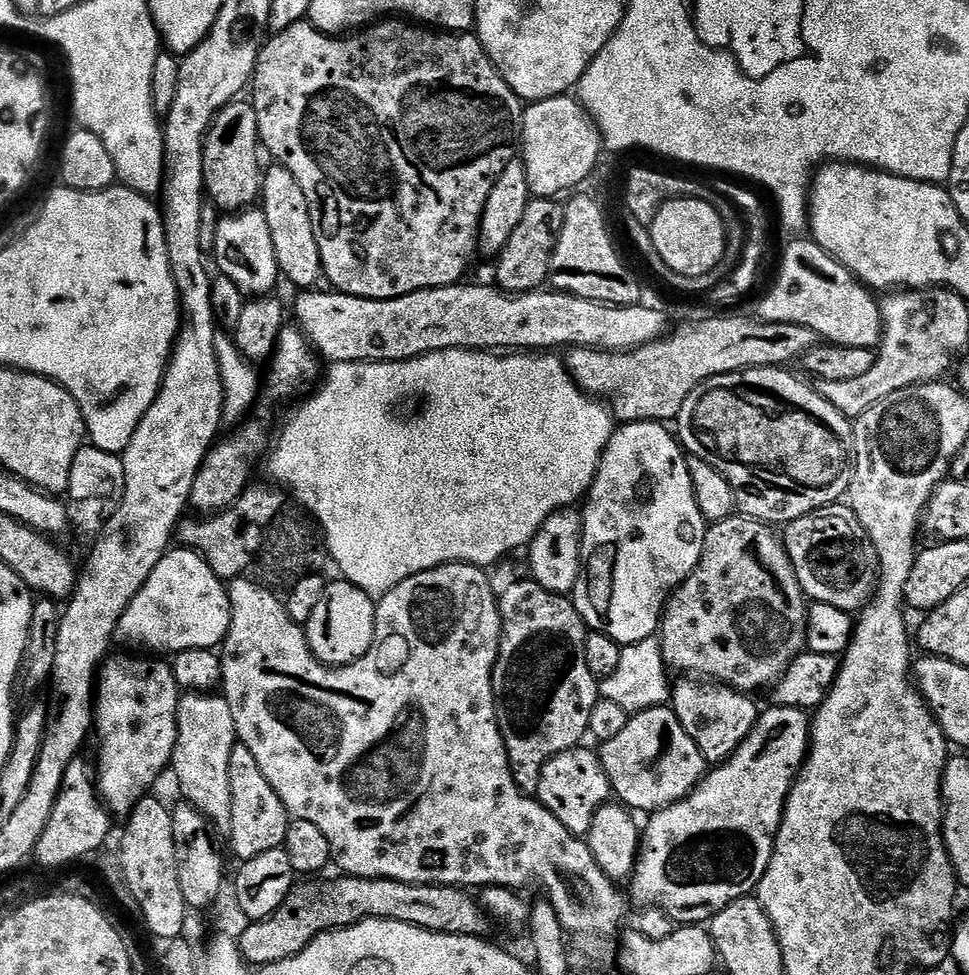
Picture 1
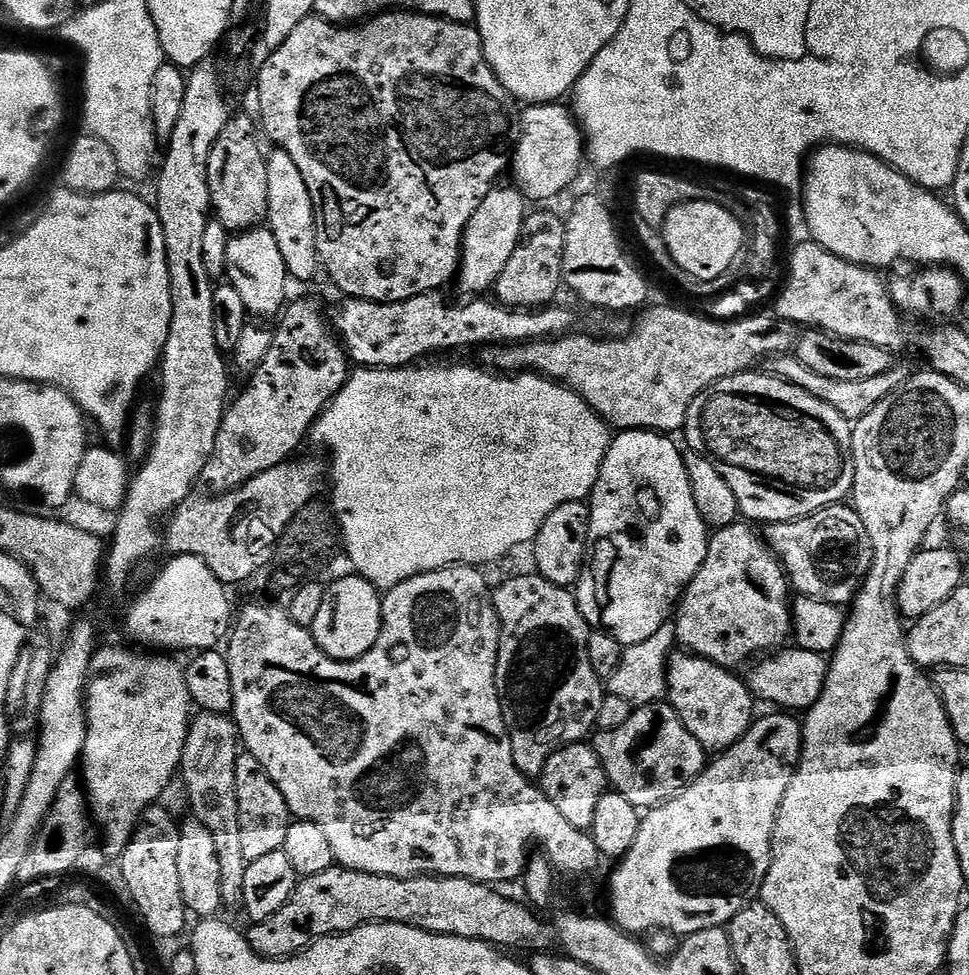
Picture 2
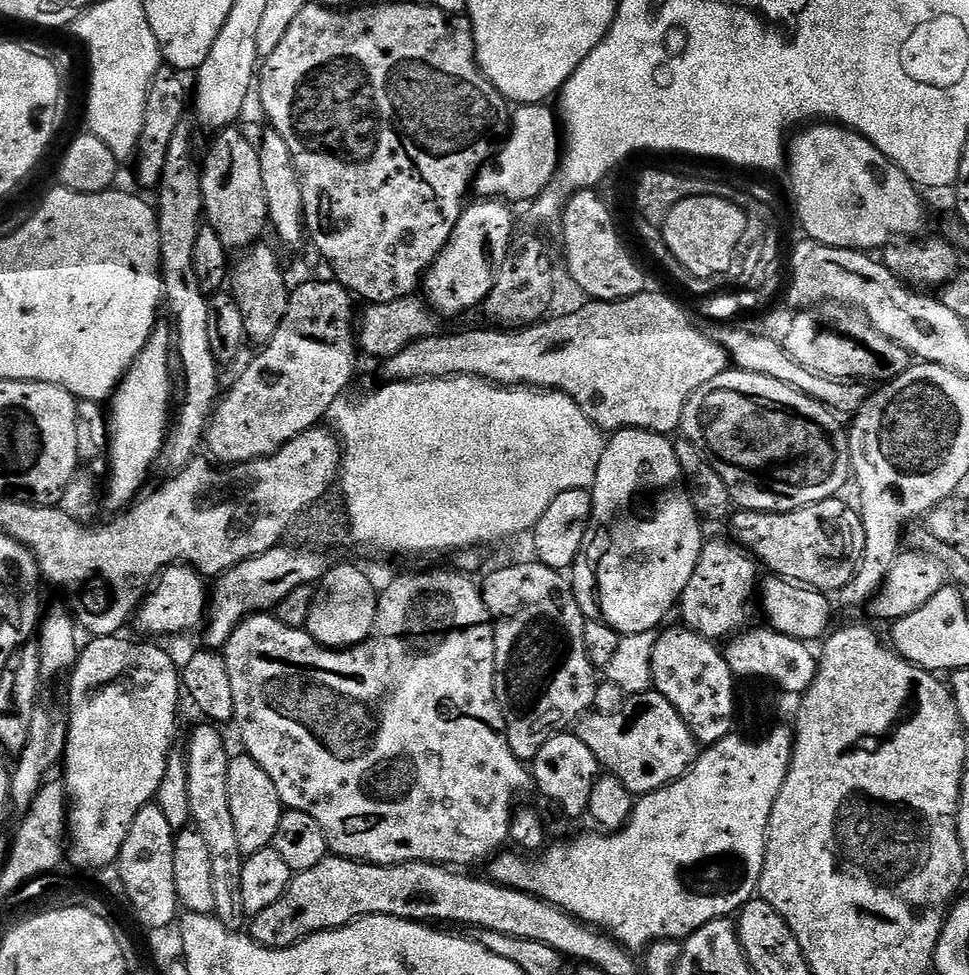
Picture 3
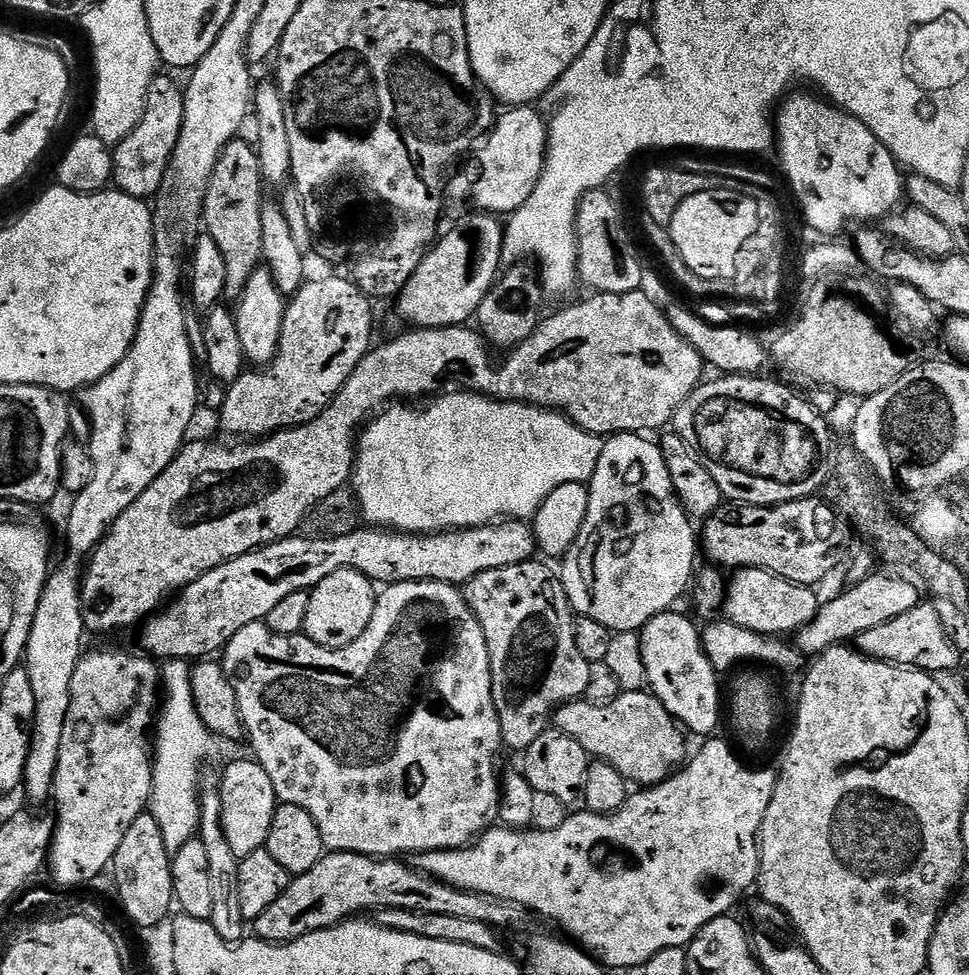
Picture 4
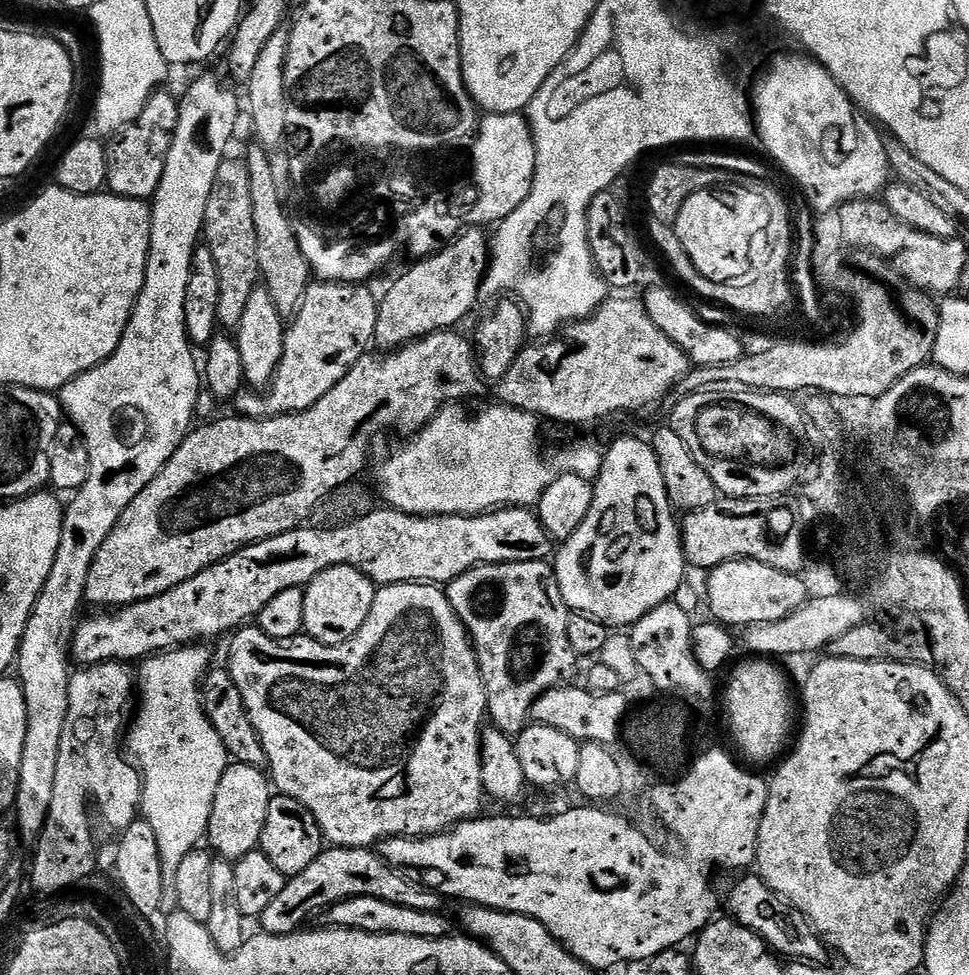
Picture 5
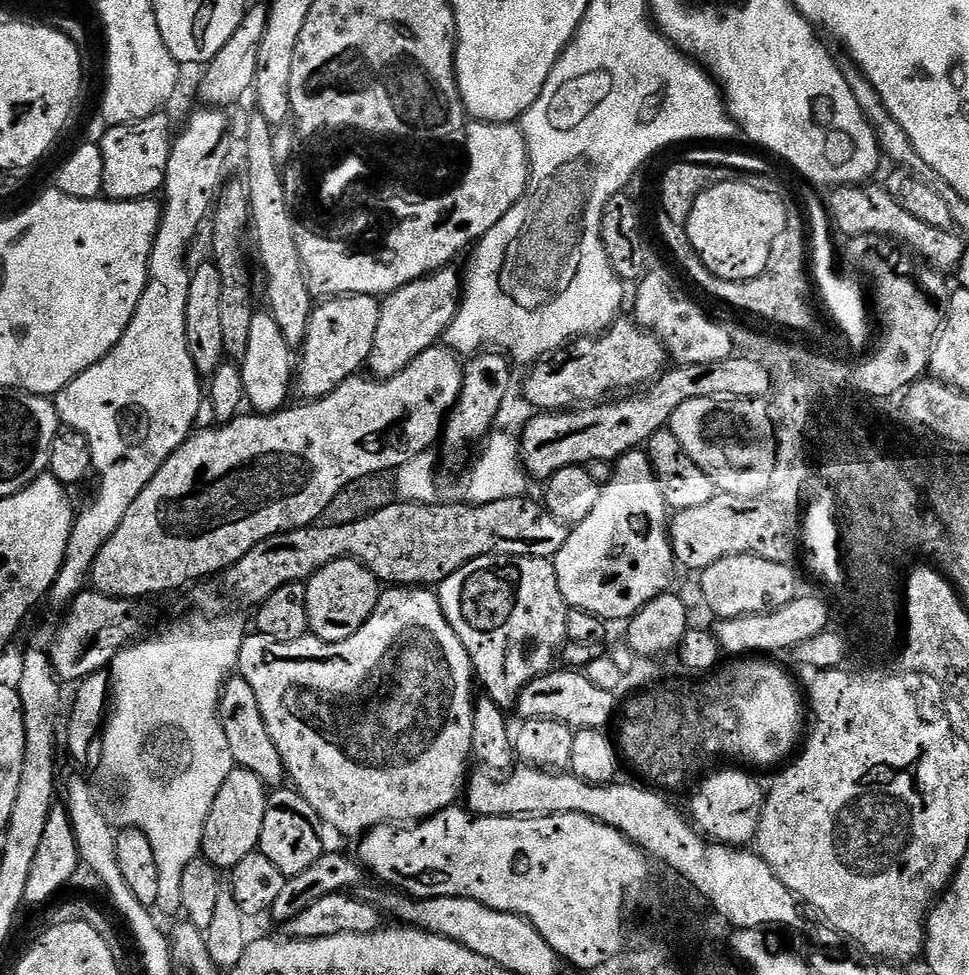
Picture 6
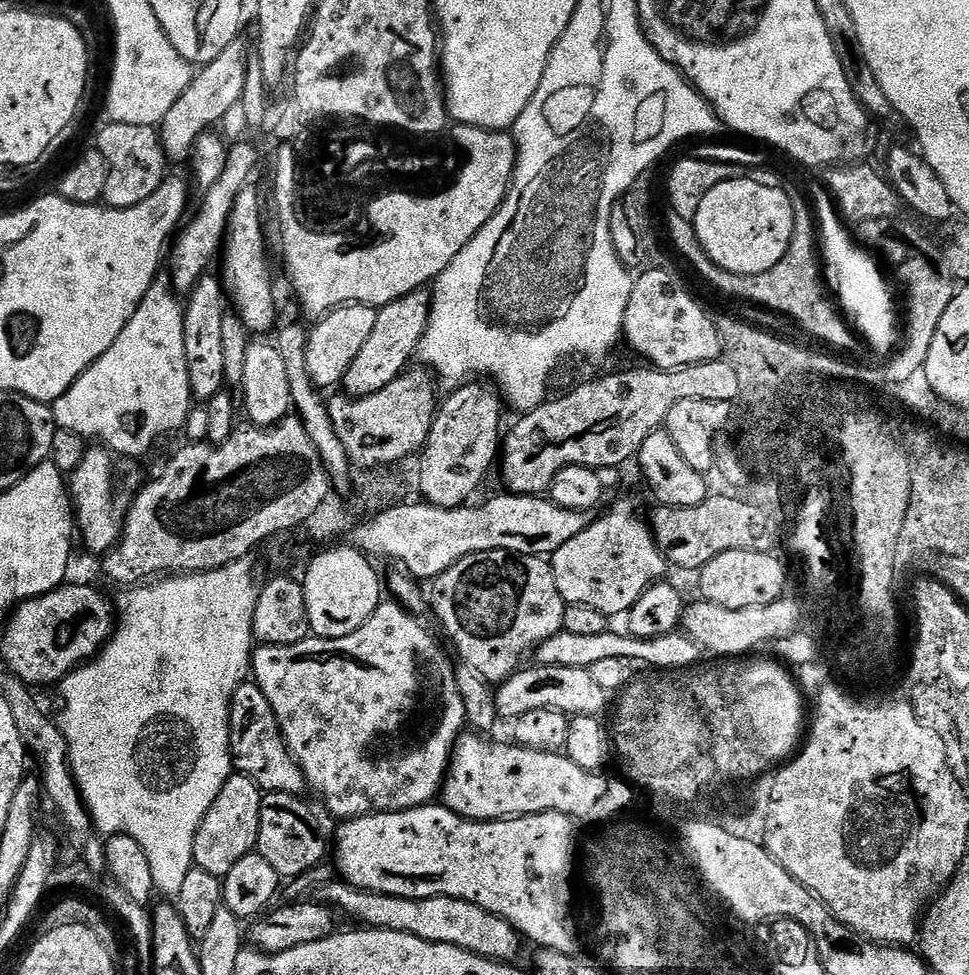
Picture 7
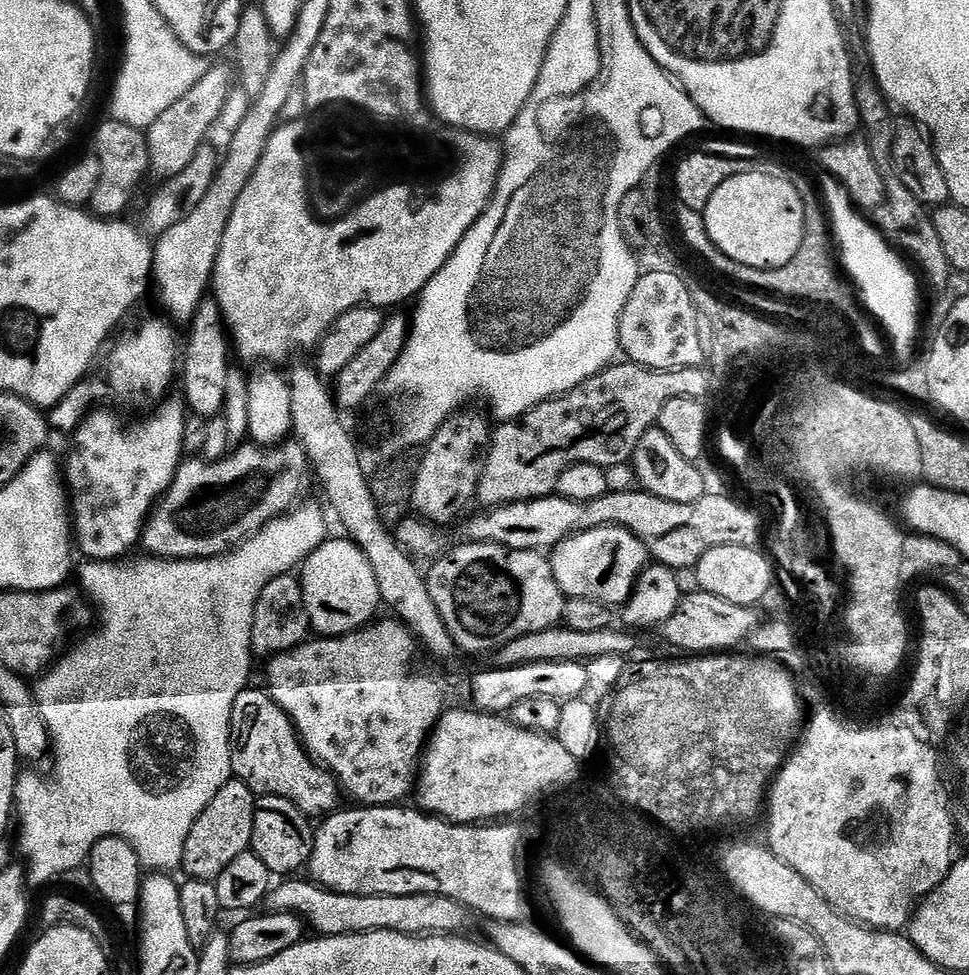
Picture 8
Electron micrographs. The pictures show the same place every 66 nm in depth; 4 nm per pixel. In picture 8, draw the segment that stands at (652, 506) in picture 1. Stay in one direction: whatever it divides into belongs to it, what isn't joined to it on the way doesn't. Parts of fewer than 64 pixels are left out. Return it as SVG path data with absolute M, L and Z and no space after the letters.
M599 528L571 536L551 549L554 578L565 597L590 598L609 606L623 606L642 570L648 567L648 551L625 528Z

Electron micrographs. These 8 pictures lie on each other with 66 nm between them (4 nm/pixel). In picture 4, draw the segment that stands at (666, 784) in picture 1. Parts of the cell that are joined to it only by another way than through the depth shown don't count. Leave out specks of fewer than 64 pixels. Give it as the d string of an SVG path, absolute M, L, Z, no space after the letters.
M648 690L621 691L620 696L610 702L610 706L594 706L587 698L563 704L554 713L554 728L555 731L565 732L567 736L574 738L578 746L588 751L589 757L614 766L618 774L622 774L625 780L636 786L651 786L667 780L685 763L689 755L688 744L684 741L685 729L668 713L666 706L662 706L660 699Z

